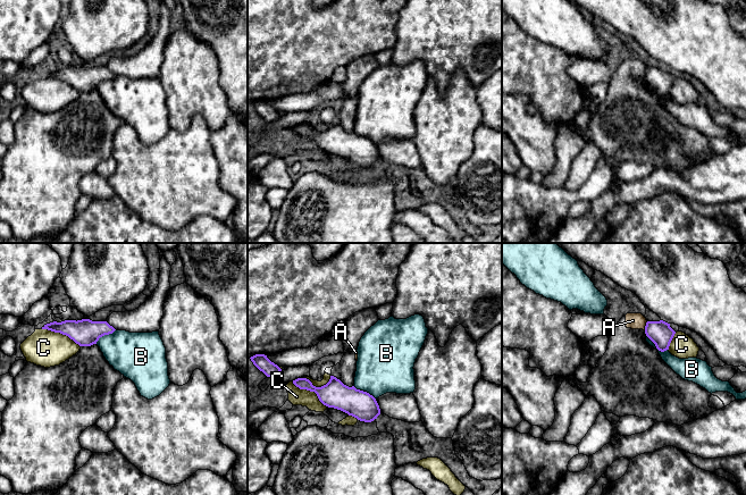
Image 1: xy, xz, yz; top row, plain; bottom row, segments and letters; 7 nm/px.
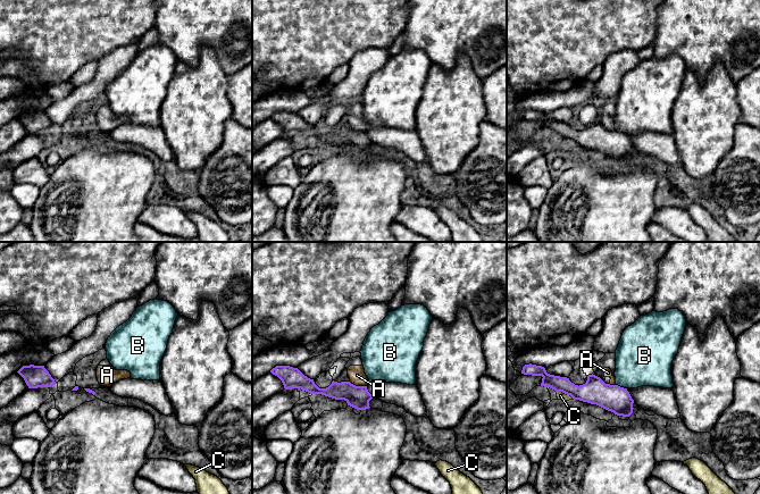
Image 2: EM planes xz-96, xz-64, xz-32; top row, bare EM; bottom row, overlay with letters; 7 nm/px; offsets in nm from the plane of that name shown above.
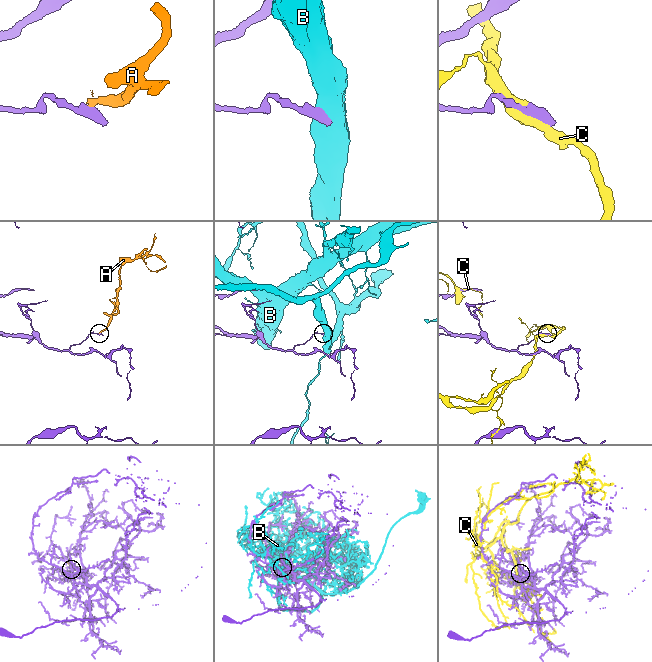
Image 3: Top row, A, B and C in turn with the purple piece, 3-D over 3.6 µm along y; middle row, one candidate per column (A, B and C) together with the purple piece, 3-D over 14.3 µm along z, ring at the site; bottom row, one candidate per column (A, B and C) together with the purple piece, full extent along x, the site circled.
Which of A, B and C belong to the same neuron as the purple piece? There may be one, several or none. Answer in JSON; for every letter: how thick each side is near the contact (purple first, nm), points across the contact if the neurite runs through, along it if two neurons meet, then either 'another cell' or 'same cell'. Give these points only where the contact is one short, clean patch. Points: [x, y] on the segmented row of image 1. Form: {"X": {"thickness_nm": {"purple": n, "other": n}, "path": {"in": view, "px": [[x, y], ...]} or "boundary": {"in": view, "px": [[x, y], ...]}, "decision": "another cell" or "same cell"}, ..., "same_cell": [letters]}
{"A": {"thickness_nm": {"purple": 170, "other": 110}, "decision": "another cell"}, "B": {"thickness_nm": {"purple": 170, "other": 140}, "boundary": {"in": "yz", "px": [[646, 335], [659, 350], [668, 350]]}, "decision": "another cell"}, "C": {"thickness_nm": {"purple": 190, "other": 120}, "decision": "another cell"}, "same_cell": []}

